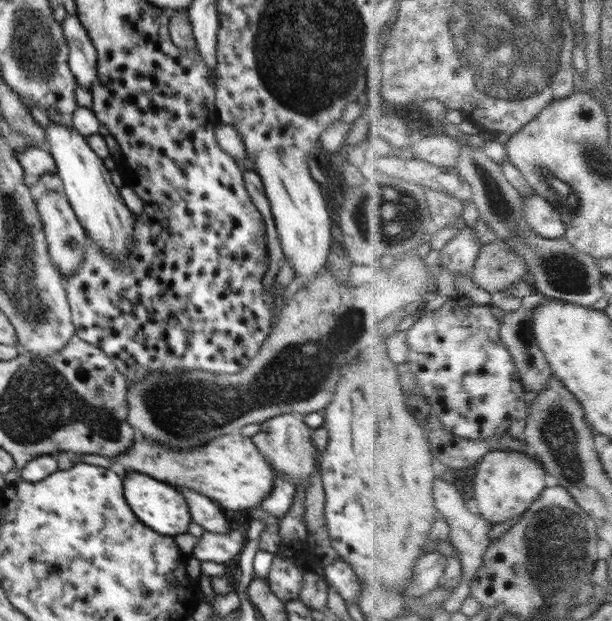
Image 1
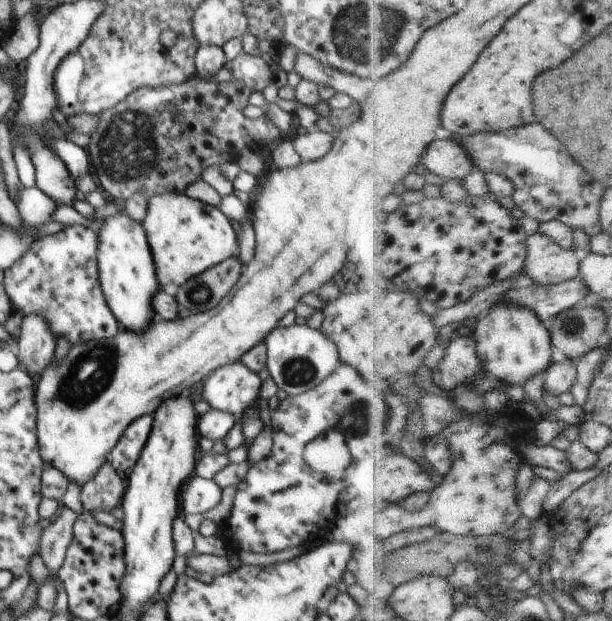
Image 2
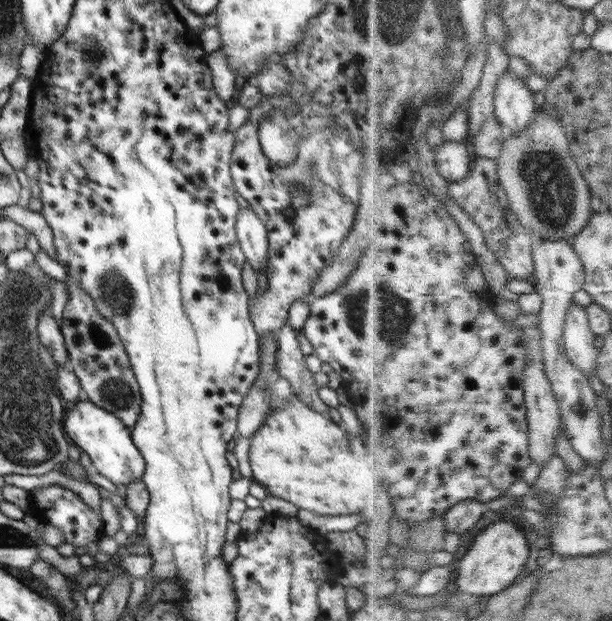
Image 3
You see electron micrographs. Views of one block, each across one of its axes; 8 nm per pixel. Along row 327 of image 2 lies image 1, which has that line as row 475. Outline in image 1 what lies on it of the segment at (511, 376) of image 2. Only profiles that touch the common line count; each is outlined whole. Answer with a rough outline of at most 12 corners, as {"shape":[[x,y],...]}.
{"shape":[[490,452],[475,494],[492,524],[518,521],[546,490],[544,462]]}

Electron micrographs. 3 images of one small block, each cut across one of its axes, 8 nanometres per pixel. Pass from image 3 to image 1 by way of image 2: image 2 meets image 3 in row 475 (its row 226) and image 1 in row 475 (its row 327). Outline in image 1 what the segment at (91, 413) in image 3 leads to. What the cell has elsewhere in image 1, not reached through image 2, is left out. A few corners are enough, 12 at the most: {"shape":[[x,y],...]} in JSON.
{"shape":[[132,472],[126,503],[161,535],[188,532],[185,499],[174,488]]}

